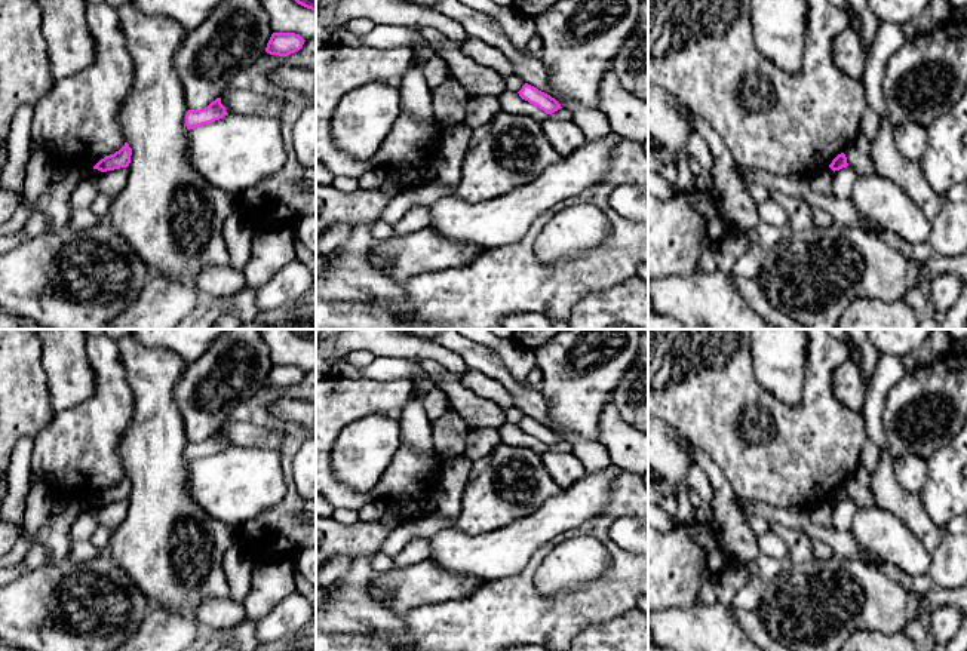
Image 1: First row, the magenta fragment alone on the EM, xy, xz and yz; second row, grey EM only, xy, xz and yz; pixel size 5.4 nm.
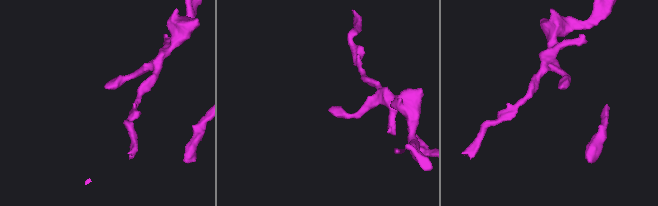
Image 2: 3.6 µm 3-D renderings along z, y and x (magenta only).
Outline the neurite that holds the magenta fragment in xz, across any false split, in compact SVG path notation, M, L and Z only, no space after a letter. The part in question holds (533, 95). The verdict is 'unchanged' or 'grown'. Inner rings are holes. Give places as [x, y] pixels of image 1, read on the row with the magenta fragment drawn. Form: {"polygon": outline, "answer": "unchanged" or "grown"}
{"polygon": "M525 83L518 93L522 99L538 107L546 114L552 114L552 113L558 111L559 108L562 108L561 104L555 98L552 98L550 95L538 90L537 87L534 87L528 83Z", "answer": "unchanged"}

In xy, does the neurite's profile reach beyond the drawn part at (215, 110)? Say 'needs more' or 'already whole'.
already whole

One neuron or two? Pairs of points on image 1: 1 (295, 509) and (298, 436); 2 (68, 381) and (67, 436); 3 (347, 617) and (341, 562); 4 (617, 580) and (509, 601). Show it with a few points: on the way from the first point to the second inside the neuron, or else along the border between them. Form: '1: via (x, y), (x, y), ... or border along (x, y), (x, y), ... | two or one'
1: via (289, 491), (288, 454) | one
2: border along (95, 384), (95, 390), (86, 399), (57, 412) | two
3: border along (353, 559), (349, 570), (331, 585) | two
4: via (591, 604), (580, 608), (536, 608) | one

